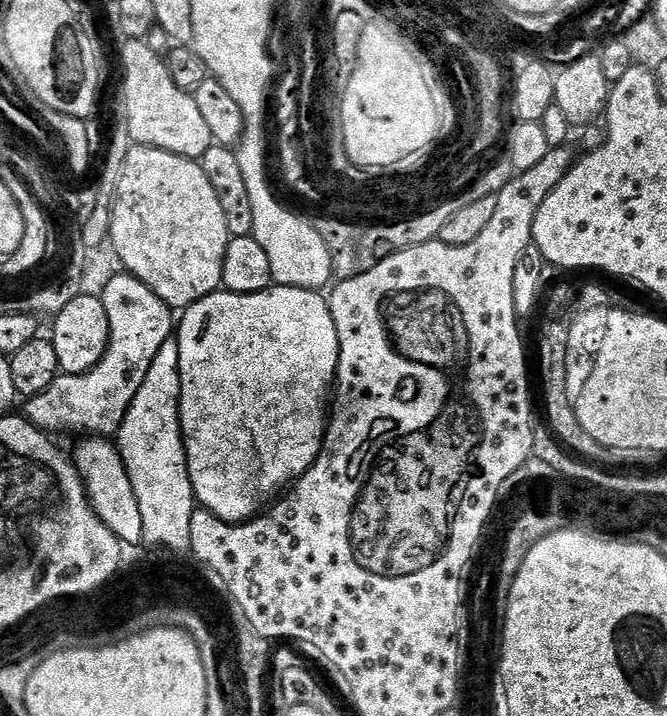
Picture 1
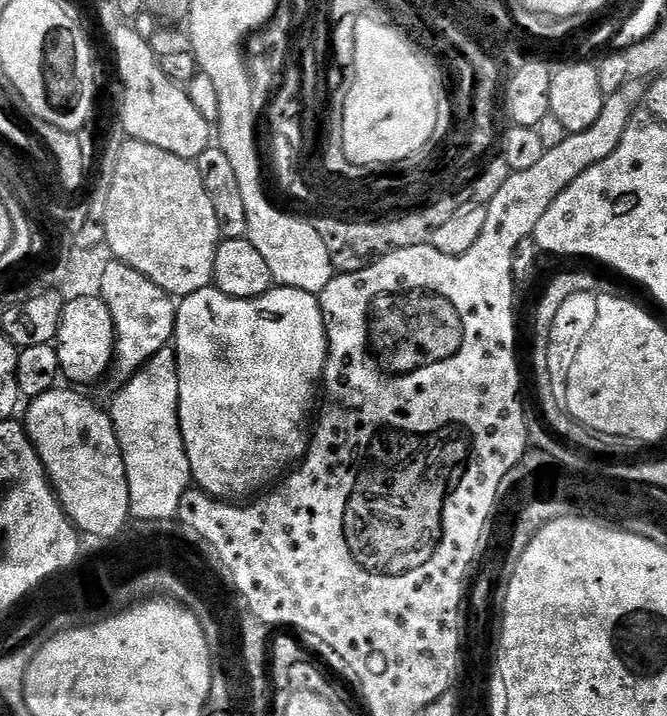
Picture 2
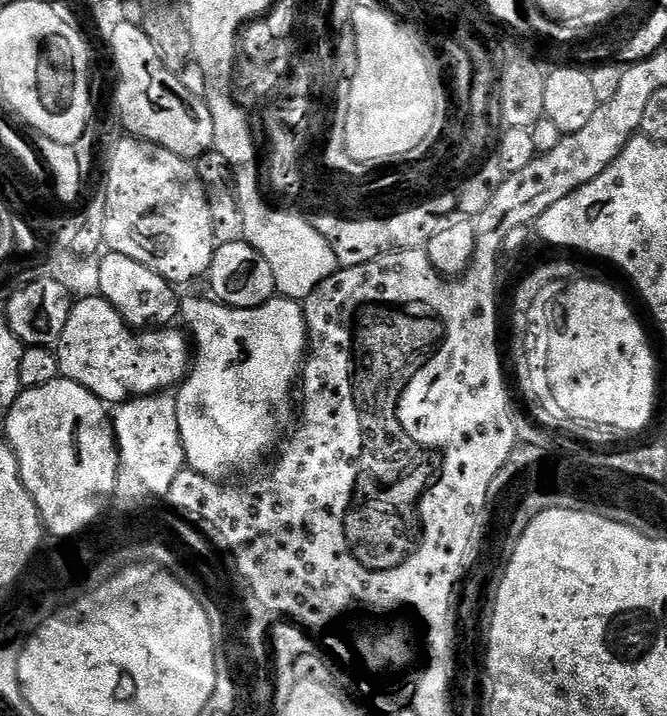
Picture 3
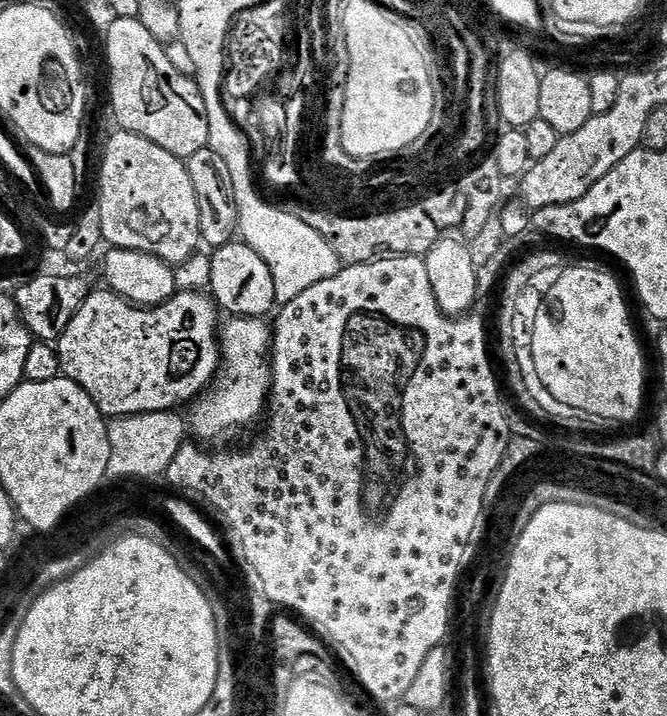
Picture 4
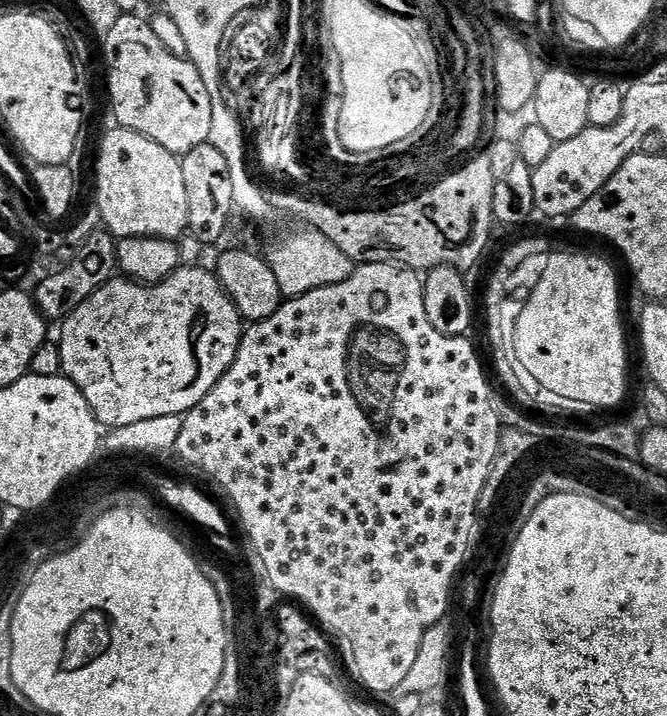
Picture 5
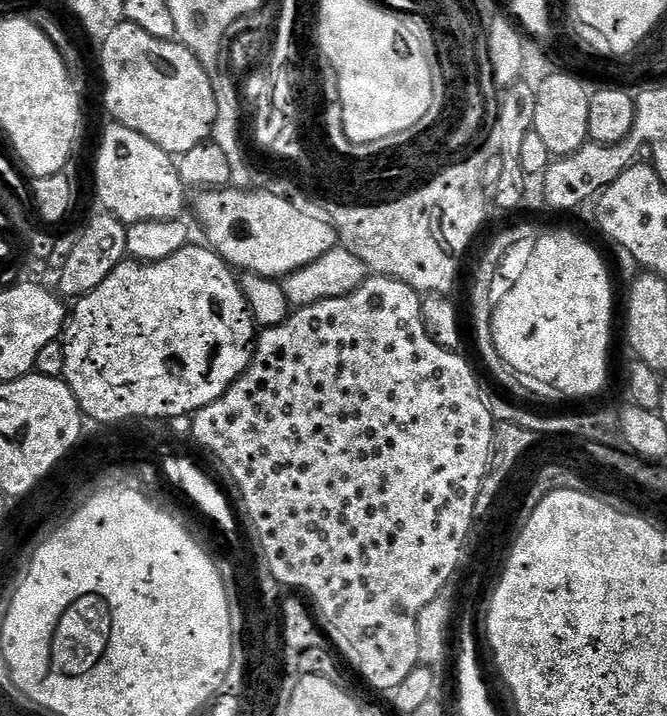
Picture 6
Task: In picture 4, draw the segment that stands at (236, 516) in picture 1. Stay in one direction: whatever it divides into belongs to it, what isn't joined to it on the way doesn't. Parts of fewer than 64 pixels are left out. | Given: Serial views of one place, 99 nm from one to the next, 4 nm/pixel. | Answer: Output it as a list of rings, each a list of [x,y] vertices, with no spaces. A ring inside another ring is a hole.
[[[254,316],[229,319],[219,338],[222,367],[214,387],[191,405],[190,432],[200,442],[216,440],[251,420],[259,421],[268,403],[268,393],[272,390],[272,330],[267,319]]]

